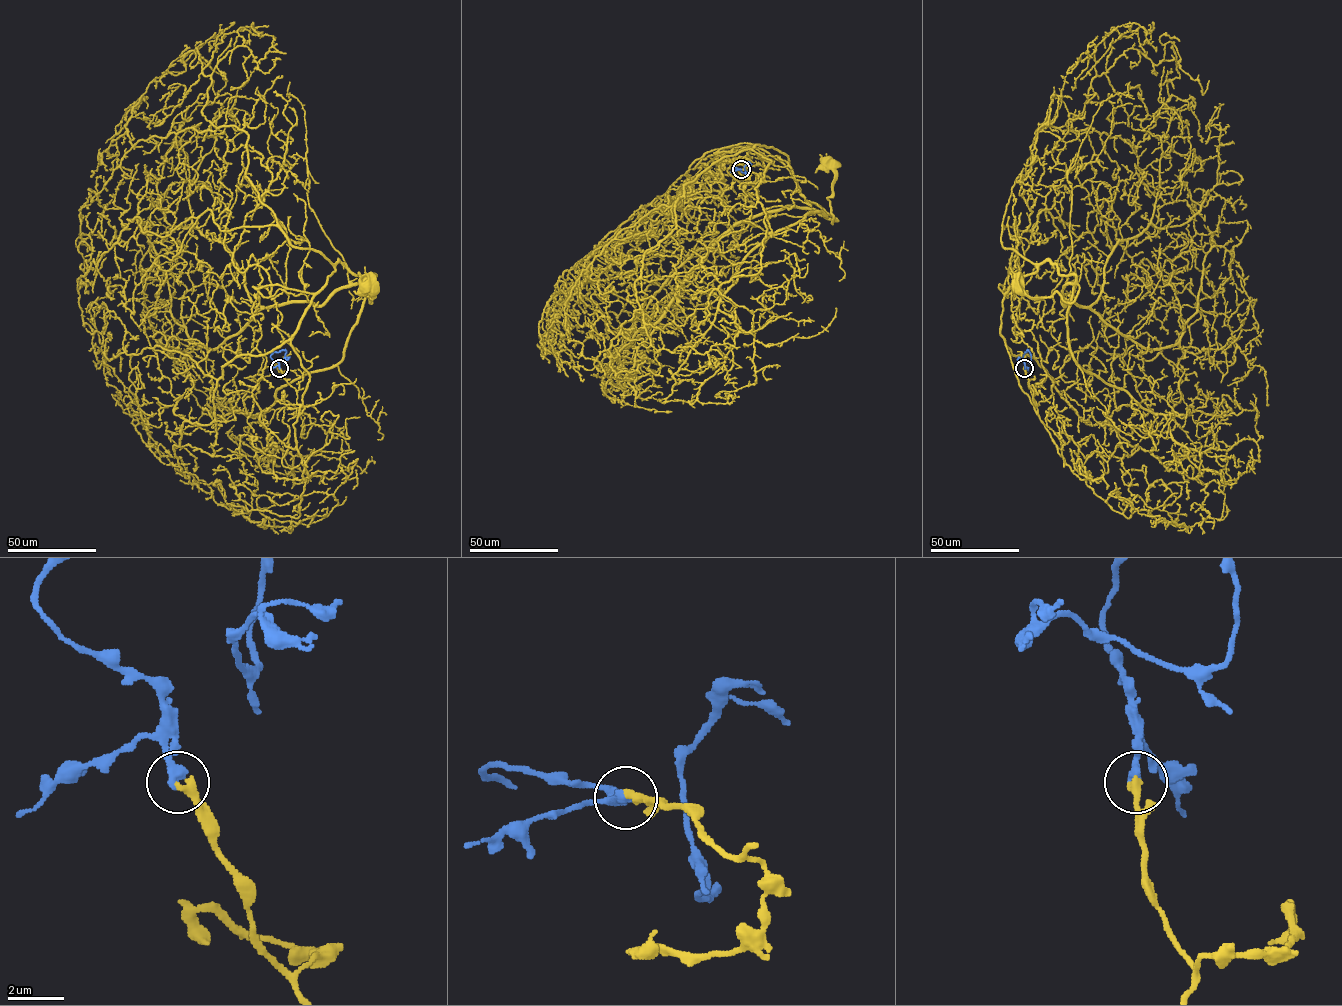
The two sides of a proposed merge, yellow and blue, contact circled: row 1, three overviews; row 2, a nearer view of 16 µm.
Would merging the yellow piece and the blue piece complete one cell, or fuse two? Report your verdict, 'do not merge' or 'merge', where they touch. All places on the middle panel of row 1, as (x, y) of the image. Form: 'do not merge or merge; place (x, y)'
merge; place (741, 169)

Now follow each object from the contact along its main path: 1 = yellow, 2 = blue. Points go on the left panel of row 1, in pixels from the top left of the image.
1: (279, 368), (301, 413), (309, 376), (291, 337), (305, 309), (339, 261), (374, 275), (371, 303), (368, 285)
2: (279, 368), (270, 355), (285, 350), (283, 361), (290, 357)

